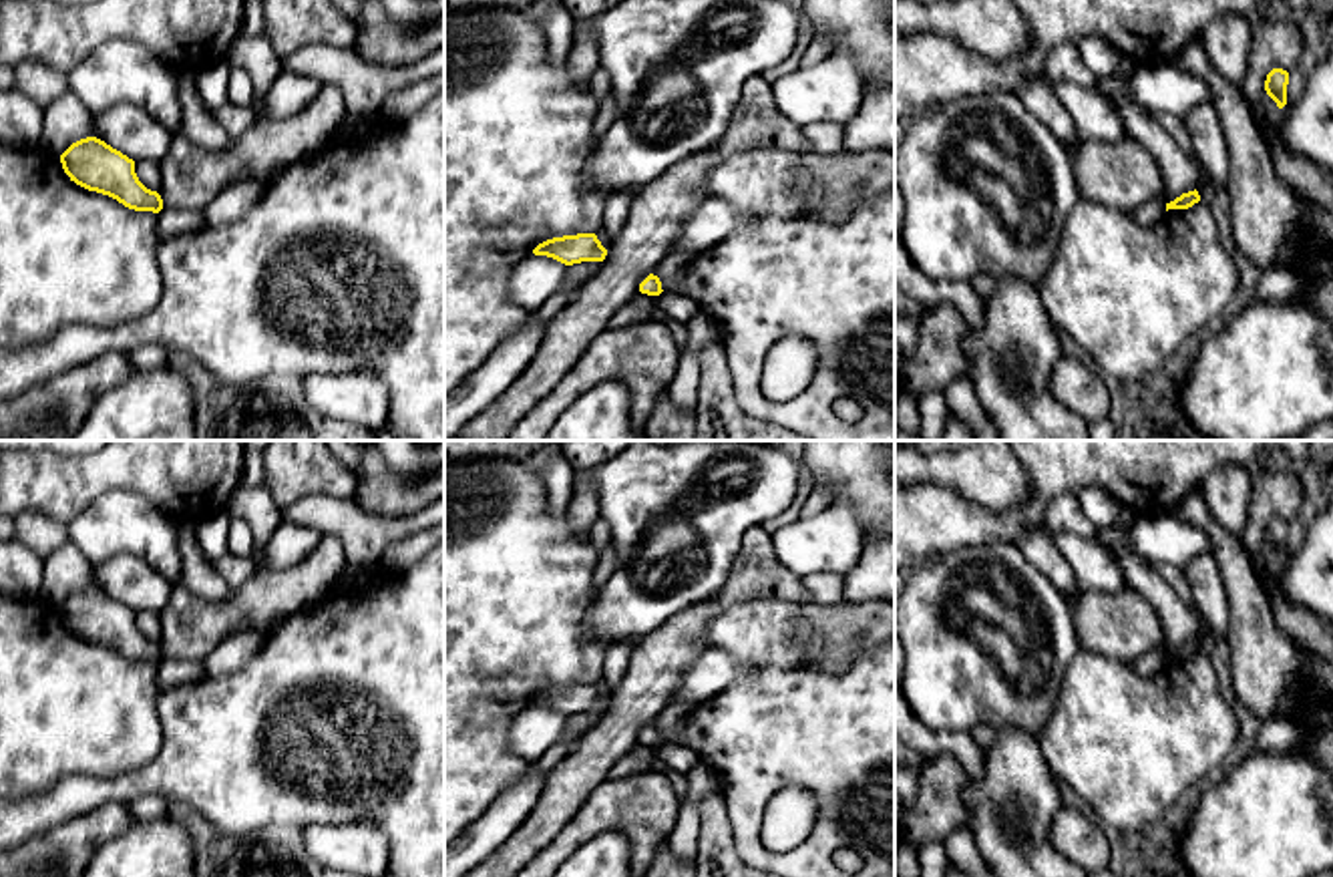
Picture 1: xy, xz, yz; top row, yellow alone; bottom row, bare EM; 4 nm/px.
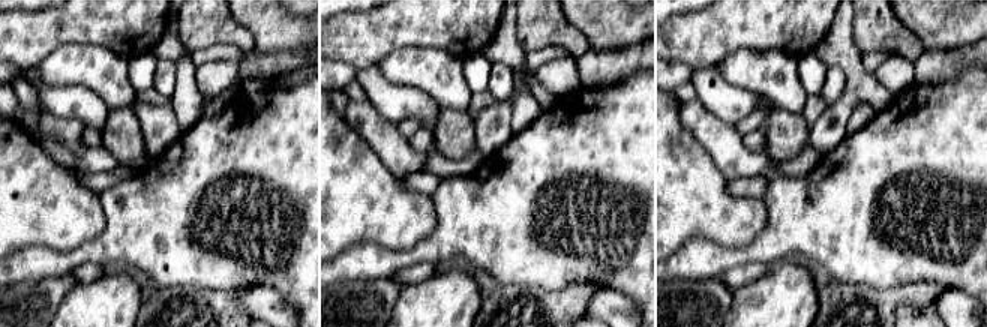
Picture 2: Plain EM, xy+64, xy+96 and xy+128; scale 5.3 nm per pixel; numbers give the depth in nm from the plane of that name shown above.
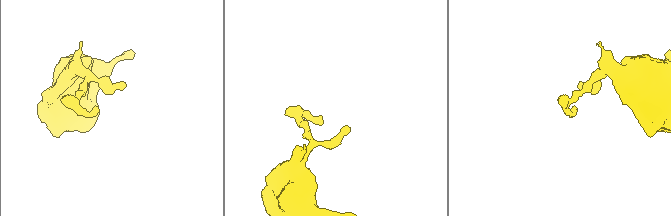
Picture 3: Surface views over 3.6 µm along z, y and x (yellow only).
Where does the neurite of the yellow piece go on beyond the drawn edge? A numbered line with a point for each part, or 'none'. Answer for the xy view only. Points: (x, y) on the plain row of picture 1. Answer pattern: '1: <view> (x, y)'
none

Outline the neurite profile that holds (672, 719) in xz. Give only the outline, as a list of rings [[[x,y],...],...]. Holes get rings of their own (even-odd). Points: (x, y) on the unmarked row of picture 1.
[[[670,702],[653,720],[653,726],[659,728],[663,742],[678,742],[686,722],[696,708],[694,702],[678,704]]]

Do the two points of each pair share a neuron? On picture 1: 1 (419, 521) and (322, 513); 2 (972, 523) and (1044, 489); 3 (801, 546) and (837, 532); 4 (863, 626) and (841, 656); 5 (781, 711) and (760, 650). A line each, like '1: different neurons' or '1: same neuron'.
1: same neuron
2: same neuron
3: same neuron
4: same neuron
5: same neuron

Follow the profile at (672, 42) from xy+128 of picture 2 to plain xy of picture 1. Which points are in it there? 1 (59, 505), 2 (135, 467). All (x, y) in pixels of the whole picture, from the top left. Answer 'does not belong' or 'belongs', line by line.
1: belongs
2: belongs

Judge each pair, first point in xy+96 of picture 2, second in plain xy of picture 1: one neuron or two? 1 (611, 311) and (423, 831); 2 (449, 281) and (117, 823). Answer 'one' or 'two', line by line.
1: two
2: two

